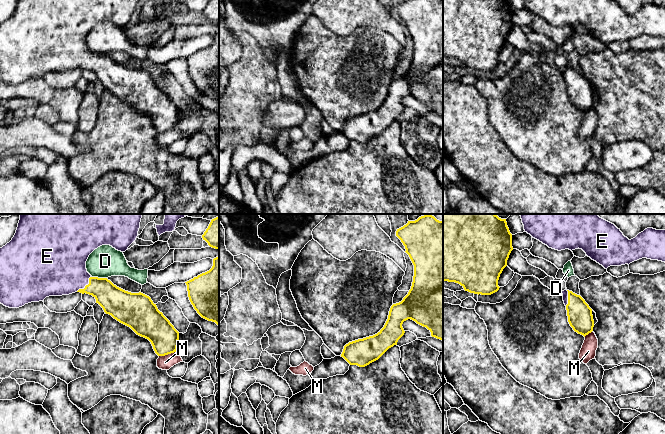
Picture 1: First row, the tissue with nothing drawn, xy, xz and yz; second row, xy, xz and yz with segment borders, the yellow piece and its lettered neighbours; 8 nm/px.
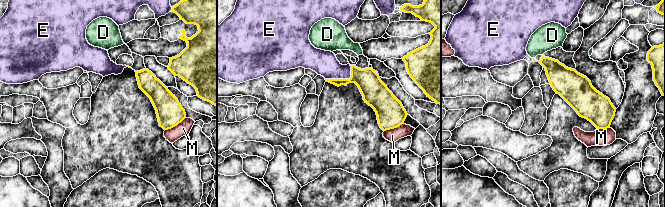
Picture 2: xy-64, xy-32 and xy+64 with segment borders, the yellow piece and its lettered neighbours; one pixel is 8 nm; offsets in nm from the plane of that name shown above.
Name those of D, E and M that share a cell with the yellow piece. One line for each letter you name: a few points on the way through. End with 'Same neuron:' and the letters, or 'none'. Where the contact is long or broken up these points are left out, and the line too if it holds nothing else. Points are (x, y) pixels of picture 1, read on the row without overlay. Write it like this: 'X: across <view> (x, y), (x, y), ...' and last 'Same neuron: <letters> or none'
Same neuron: E

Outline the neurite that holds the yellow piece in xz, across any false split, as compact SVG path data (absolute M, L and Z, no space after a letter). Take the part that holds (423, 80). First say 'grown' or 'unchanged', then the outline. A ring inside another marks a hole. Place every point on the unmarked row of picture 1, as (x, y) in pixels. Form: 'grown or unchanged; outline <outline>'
unchanged; outline M406 0L397 5L396 12L405 22L405 28L414 41L411 65L401 78L391 82L388 95L377 110L344 122L341 133L350 141L365 143L397 121L405 109L402 100L408 95L426 103L432 113L443 117L443 0Z

